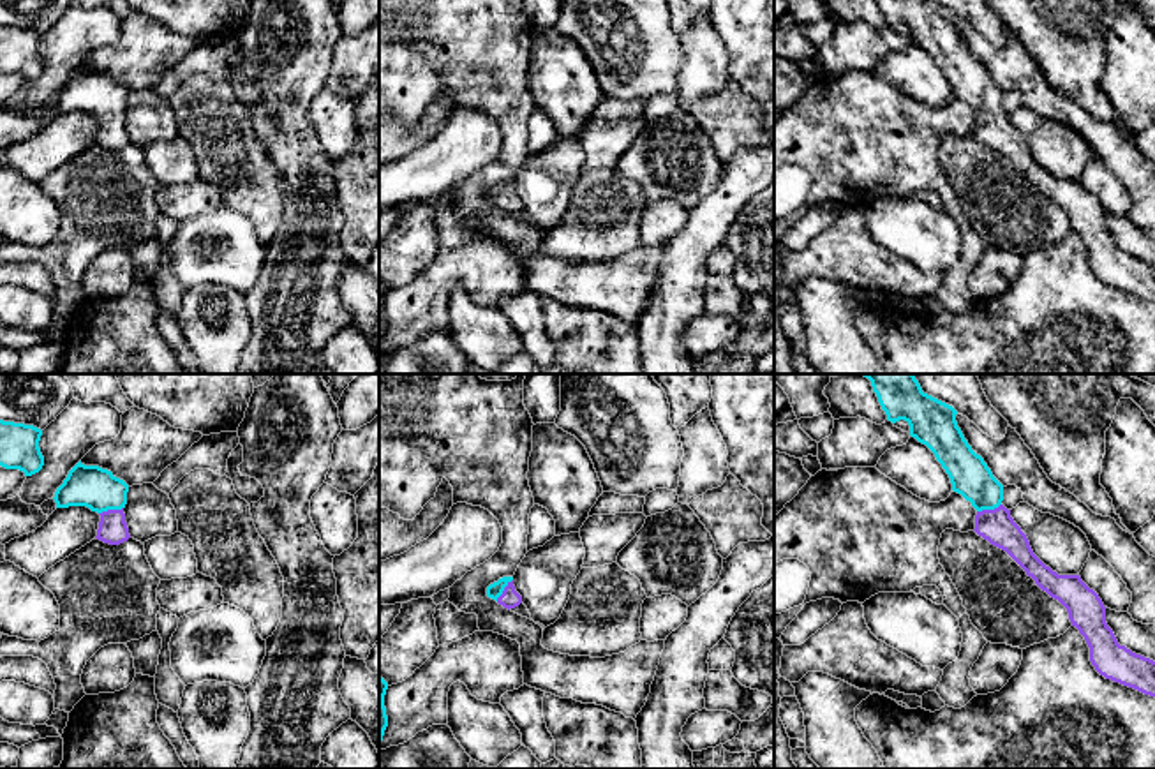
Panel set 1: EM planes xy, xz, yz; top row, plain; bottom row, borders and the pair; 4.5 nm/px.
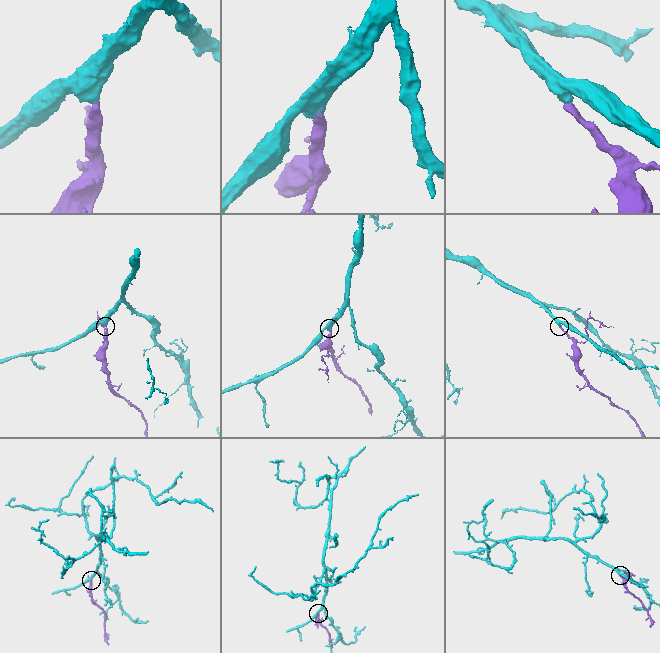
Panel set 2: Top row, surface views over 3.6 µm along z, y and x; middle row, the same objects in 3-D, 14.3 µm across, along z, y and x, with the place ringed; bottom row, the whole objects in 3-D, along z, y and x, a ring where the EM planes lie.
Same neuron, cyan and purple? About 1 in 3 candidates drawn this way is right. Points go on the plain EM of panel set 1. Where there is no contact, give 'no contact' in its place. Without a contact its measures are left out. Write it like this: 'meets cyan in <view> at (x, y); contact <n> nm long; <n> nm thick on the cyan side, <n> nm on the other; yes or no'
meets cyan in xy at (110, 113); contact 120 nm long; 190 nm thick on the cyan side, 130 nm on the other; yes

